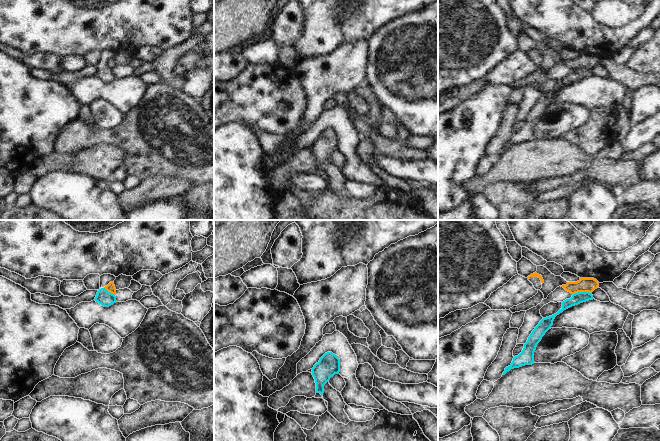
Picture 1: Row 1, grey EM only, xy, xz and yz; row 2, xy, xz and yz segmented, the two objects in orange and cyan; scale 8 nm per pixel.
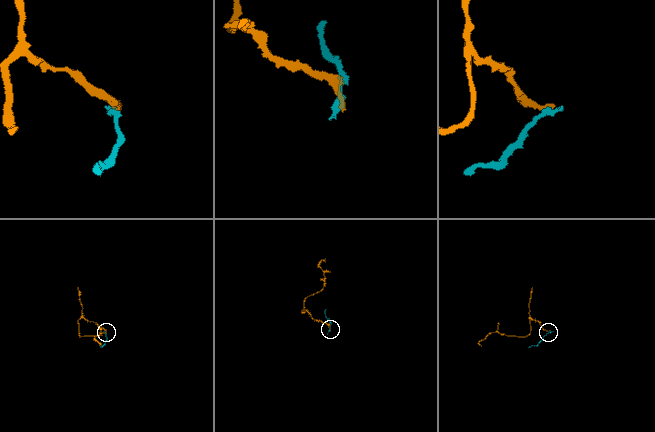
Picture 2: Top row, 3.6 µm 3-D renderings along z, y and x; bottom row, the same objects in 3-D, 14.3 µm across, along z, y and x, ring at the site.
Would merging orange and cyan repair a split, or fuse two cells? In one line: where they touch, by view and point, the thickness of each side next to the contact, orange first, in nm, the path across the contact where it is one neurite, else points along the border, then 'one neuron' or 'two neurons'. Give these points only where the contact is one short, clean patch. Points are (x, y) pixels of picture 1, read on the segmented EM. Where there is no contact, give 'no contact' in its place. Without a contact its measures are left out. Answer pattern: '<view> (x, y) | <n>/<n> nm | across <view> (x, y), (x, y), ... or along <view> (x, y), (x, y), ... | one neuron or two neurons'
yz (582, 291) | 110/90 nm | along yz (591, 292), (575, 292), (573, 294) | two neurons

